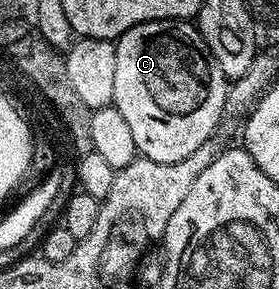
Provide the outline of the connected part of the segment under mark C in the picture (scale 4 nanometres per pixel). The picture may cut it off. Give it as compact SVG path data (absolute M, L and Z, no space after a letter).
M151 20L126 30L115 41L114 98L112 104L126 118L134 134L134 146L145 160L182 162L202 142L213 139L220 120L225 119L224 103L229 81L224 79L214 54L206 46L199 28L188 20Z

